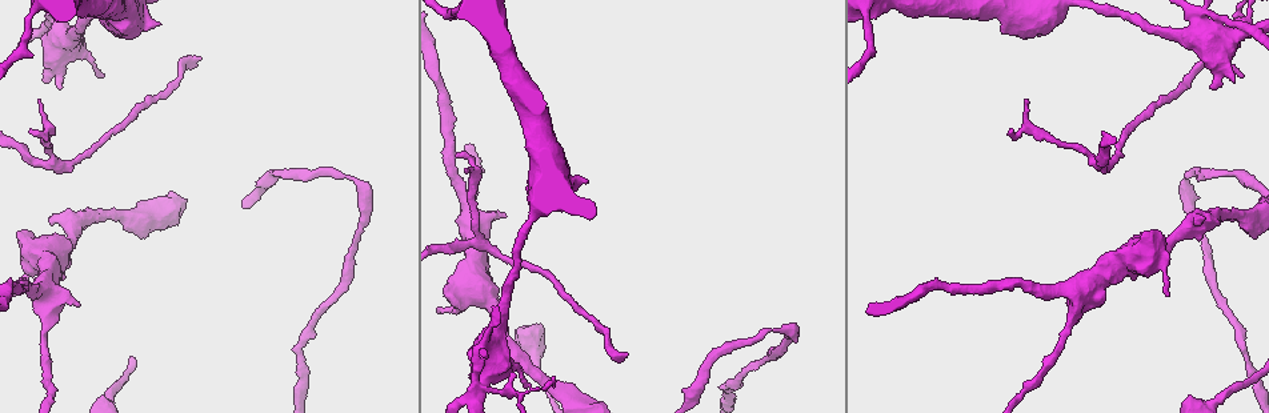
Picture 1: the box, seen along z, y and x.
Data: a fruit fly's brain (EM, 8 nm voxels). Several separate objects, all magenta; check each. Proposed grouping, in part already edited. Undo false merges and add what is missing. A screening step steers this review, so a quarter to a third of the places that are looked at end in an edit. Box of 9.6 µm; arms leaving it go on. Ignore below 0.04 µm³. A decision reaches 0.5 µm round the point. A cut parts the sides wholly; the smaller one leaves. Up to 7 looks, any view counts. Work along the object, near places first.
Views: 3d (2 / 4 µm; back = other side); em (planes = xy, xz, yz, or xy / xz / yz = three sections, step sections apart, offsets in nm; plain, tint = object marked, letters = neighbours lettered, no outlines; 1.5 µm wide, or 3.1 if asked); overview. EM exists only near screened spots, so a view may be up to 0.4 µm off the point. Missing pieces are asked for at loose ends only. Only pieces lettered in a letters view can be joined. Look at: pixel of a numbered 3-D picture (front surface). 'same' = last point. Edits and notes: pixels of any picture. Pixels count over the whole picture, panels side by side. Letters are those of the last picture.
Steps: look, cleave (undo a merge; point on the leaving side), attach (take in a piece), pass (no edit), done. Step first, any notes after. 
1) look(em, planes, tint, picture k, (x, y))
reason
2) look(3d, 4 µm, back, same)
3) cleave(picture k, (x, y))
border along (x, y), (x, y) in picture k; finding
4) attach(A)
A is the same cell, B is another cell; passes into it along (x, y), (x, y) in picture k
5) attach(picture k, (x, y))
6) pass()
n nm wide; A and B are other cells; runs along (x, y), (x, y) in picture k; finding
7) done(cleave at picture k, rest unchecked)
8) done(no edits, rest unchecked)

look(3d, 4 µm, picture 1, (78, 303))

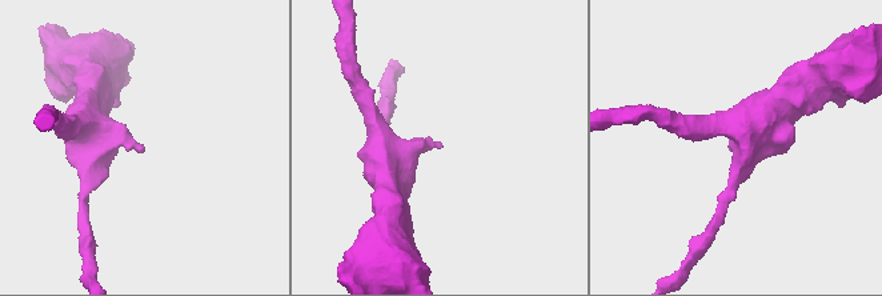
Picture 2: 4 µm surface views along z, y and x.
look(em, planes, plain, picture 2, (440, 148))
shape alone is not enough

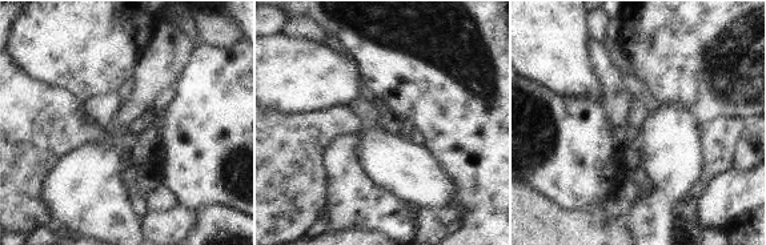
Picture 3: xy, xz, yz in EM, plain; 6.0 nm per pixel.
look(em, planes, letters, same)
see the neighbours

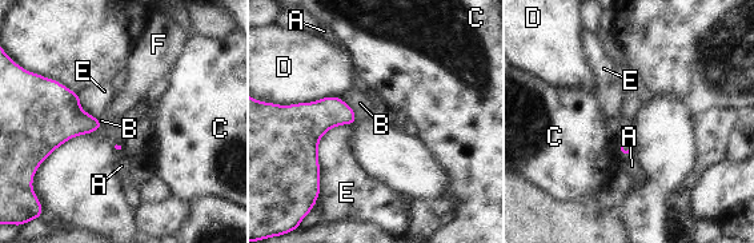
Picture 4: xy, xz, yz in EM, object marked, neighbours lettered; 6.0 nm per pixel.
pass()
A, B, C, D, E and F are other cells; border along (630, 154), (626, 156) in picture 4; no lettered piece goes on from it

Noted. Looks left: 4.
look(3d, 2 µm, picture 1, (1012, 130))
tapers out

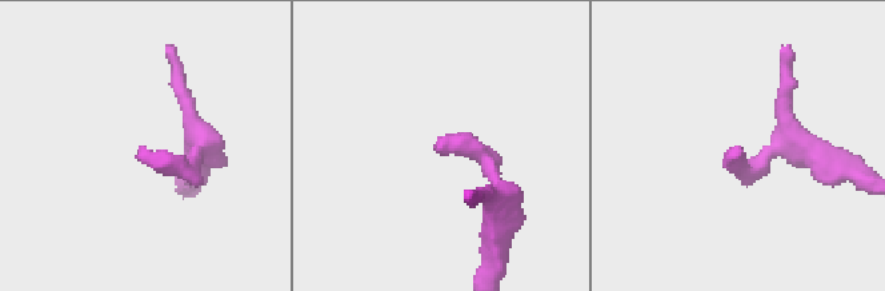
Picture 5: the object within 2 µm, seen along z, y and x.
look(em, planes, letters, picture 5, (738, 155))
now the EM

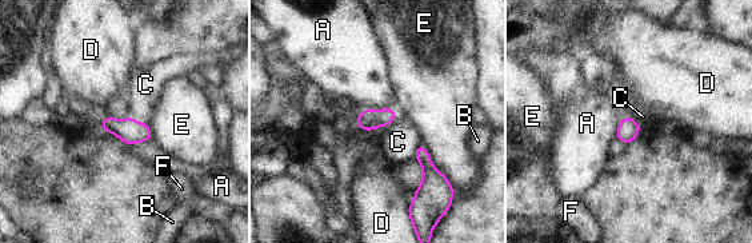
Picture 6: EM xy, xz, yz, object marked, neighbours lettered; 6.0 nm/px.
pass()
A, B, C, D, E and F are other cells; border along (398, 111), (390, 124), (375, 128) in picture 6; no lettered piece goes on from it

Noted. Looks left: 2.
look(em, planes, letters, picture 1, (1253, 29))

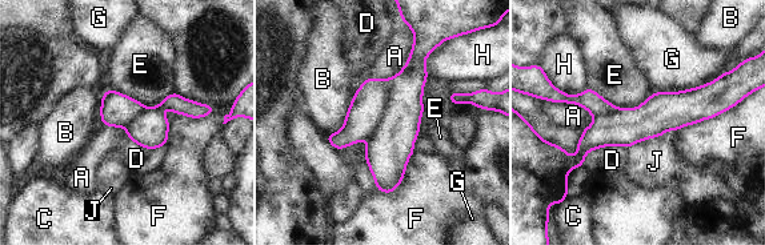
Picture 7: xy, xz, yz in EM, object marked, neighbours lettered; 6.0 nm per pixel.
cleave(picture 7, (364, 113))
240 nm wide; A, B, C, D, E, F, G, H and J are other cells; border along (393, 77), (381, 120), (368, 137) in picture 7; a second cell is stuck on

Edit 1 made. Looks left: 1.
done(cleave at picture 7, rest unchecked)

